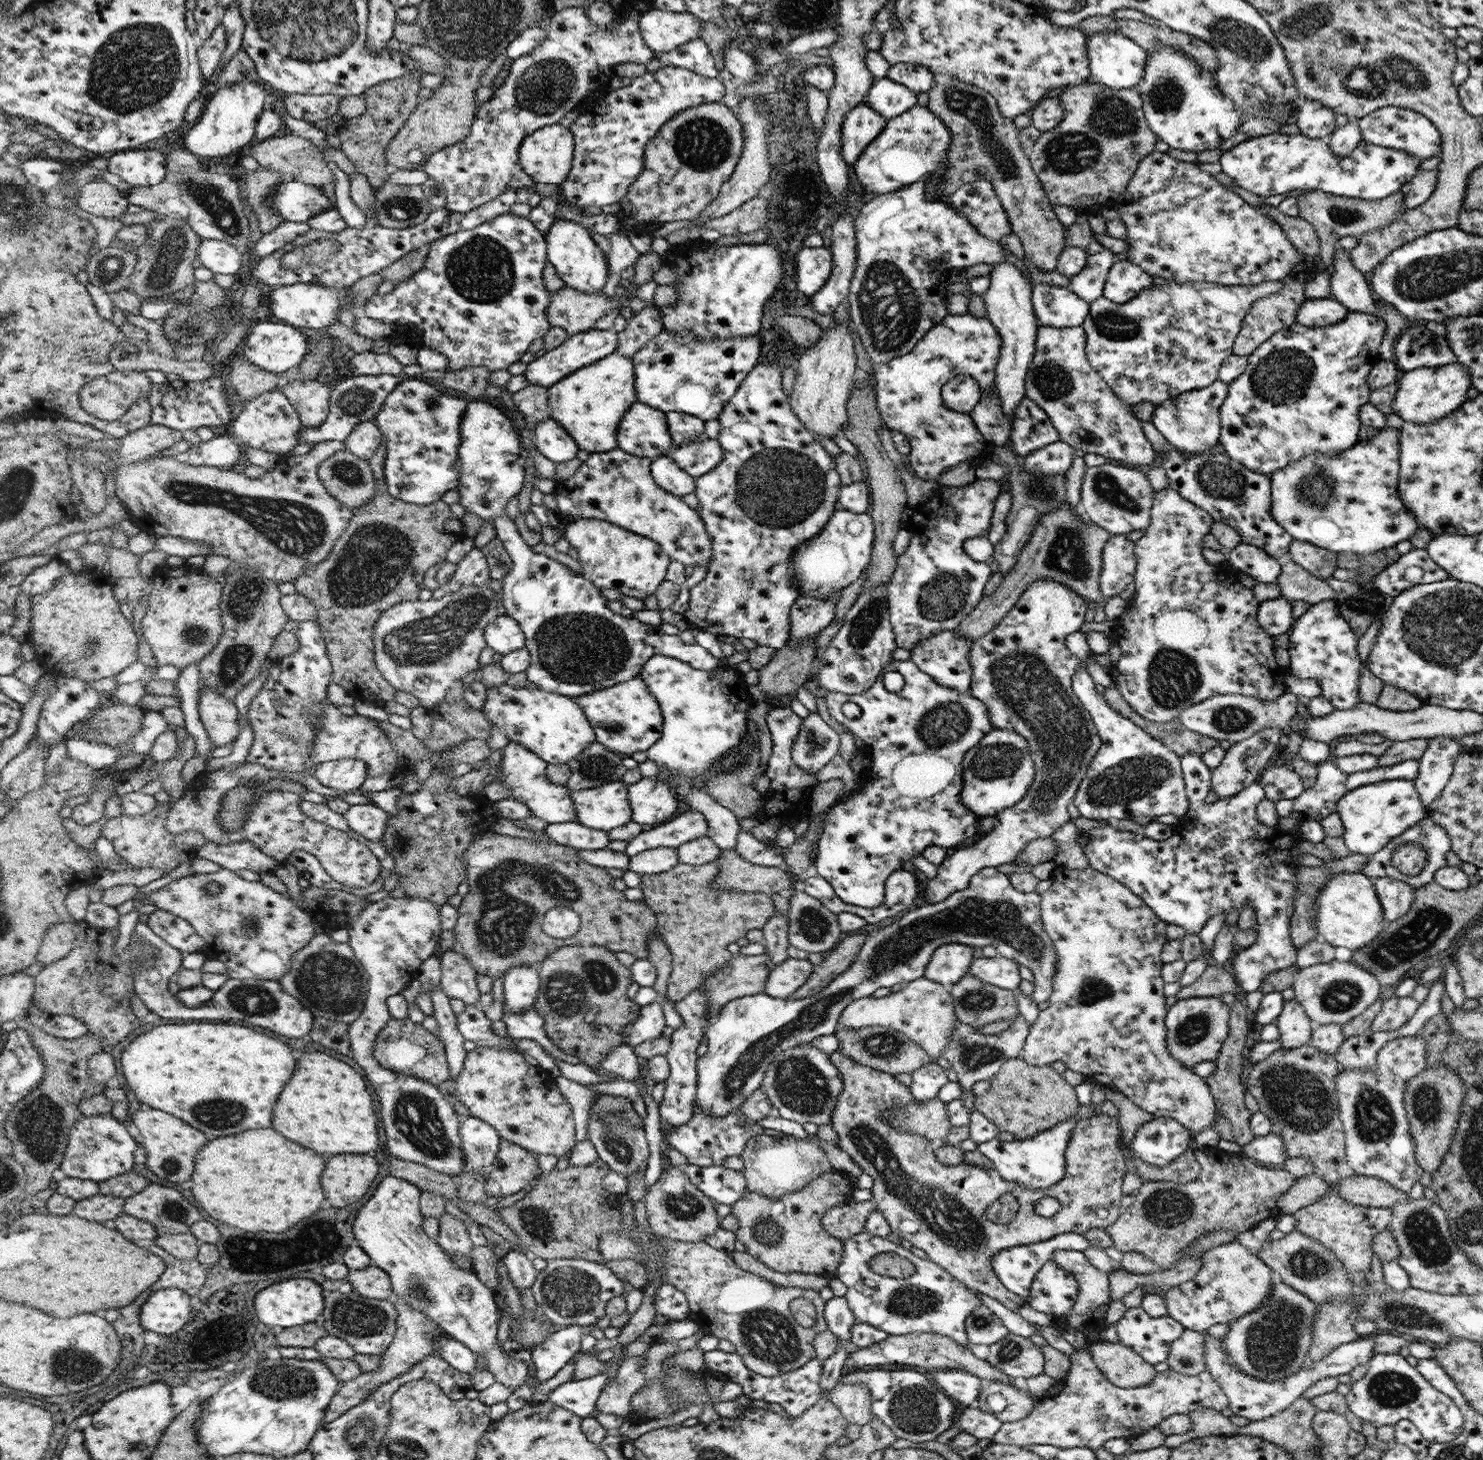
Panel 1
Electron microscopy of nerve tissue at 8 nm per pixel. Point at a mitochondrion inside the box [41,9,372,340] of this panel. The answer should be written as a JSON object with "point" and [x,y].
{"point":[140,64]}

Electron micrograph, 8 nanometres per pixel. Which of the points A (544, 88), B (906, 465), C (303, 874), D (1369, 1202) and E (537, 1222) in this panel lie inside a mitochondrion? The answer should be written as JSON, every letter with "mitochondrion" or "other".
{"A":"mitochondrion","B":"other","C":"other","D":"other","E":"mitochondrion"}

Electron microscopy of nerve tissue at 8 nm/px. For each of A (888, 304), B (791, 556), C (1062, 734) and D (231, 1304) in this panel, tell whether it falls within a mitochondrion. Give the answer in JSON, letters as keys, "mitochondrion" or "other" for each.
{"A":"mitochondrion","B":"other","C":"mitochondrion","D":"other"}

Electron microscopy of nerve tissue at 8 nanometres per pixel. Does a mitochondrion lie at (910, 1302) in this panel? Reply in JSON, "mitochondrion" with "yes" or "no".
{"mitochondrion":"yes"}

